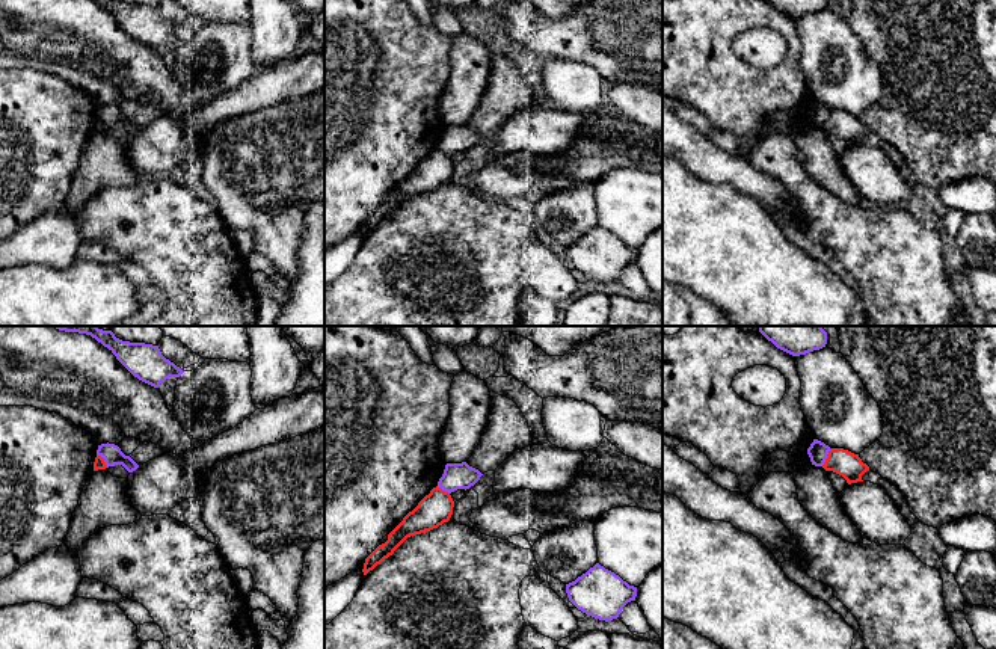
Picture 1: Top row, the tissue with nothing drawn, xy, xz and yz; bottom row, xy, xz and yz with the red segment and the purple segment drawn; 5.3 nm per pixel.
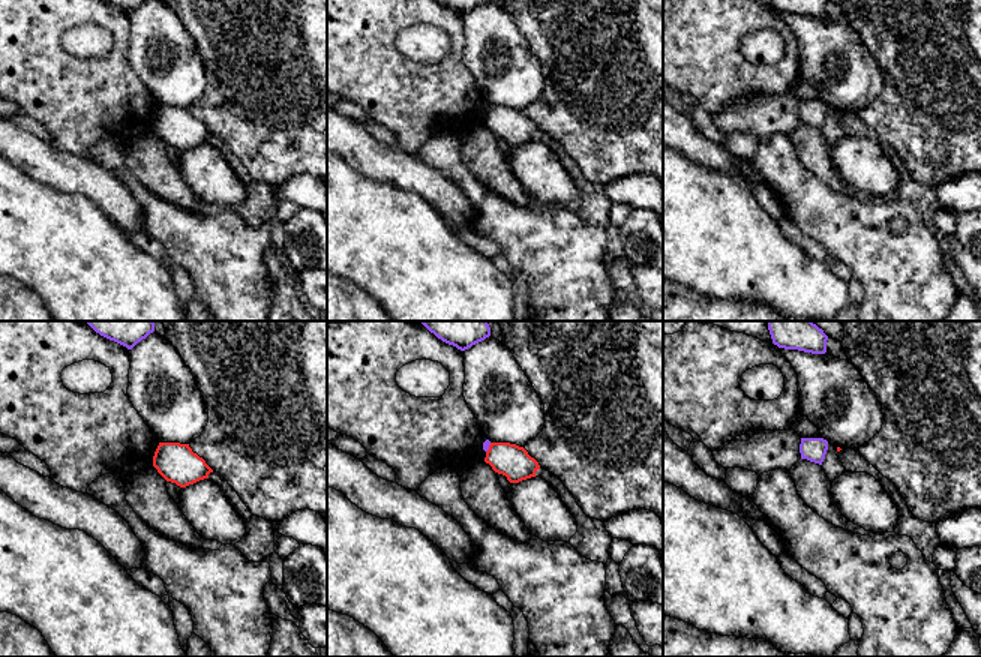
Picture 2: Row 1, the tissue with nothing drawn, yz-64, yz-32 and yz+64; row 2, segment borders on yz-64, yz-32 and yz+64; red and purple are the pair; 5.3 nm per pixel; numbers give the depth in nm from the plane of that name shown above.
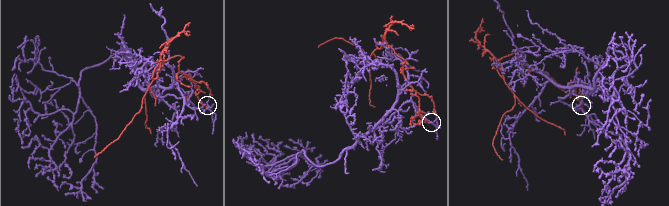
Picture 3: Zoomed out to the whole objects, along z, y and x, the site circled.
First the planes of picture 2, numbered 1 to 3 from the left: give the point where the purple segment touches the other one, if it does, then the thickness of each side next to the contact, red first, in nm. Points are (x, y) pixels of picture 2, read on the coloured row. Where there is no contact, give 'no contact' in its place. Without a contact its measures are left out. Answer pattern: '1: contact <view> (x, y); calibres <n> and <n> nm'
1: no contact
2: contact yz-32 (489, 447); calibres 180 and 40 nm
3: no contact

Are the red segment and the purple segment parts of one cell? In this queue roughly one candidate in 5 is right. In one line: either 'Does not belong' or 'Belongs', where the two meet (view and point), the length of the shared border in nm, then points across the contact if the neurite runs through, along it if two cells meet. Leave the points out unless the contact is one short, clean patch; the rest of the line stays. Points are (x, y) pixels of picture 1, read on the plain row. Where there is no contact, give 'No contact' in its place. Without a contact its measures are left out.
Does not belong. Touches red at yz (827, 119). Shared border 110 nm. Boundary: yz (830, 110), (821, 127)

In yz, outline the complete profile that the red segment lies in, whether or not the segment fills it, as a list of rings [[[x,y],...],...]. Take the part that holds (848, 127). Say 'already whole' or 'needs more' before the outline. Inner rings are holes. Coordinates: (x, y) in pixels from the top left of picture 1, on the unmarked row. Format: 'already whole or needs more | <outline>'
already whole | [[[830,110],[822,130],[842,137],[848,146],[863,143],[862,137],[869,133],[869,128],[862,124],[859,116],[844,110]]]

